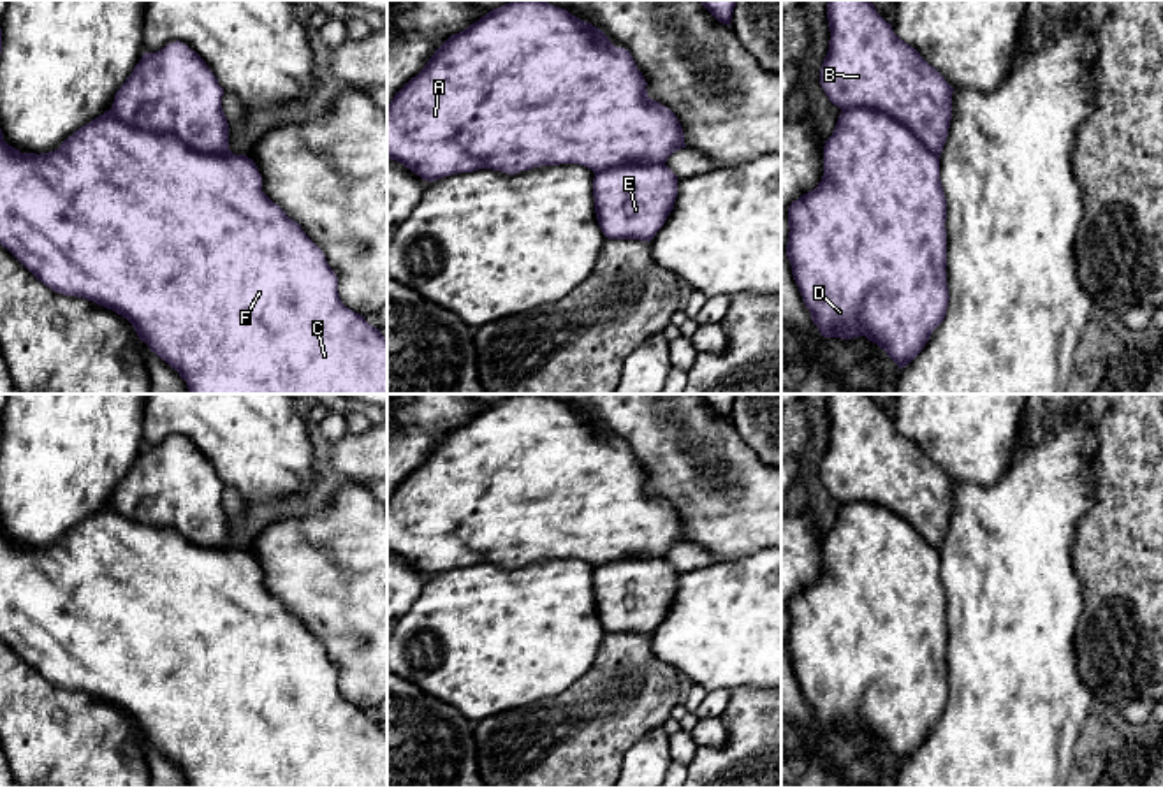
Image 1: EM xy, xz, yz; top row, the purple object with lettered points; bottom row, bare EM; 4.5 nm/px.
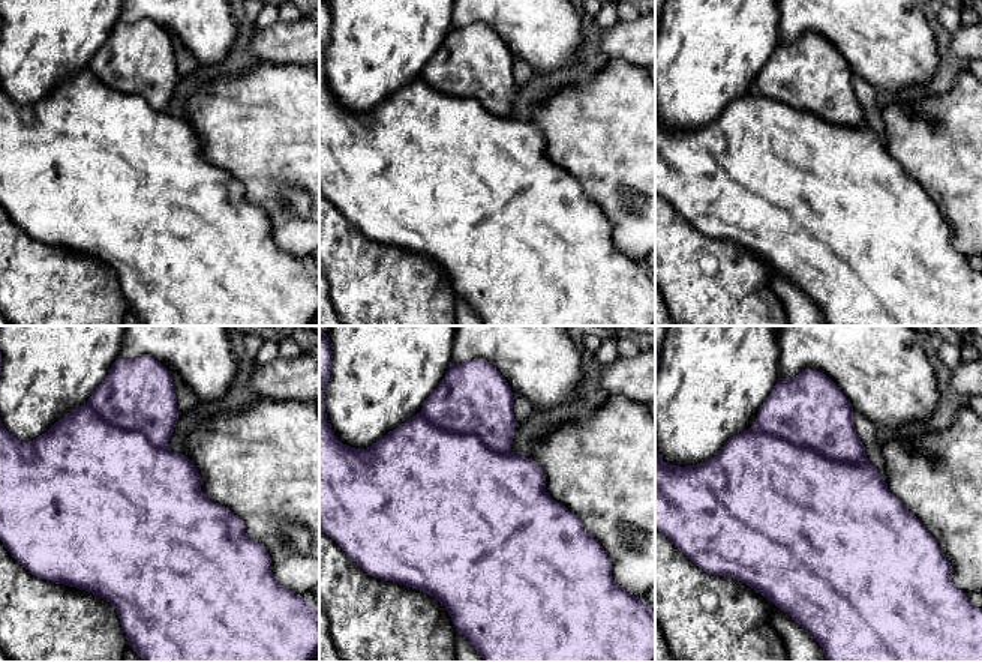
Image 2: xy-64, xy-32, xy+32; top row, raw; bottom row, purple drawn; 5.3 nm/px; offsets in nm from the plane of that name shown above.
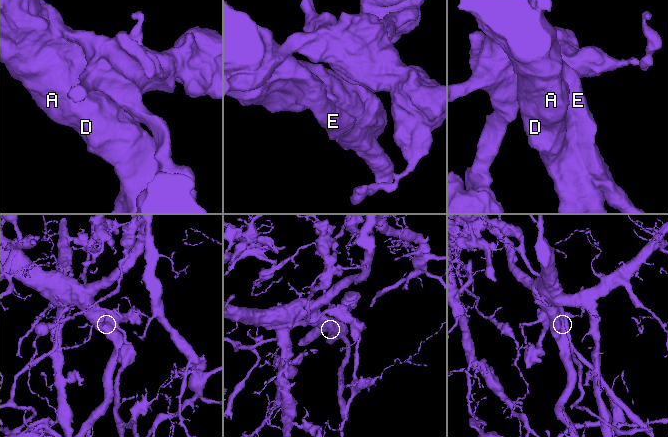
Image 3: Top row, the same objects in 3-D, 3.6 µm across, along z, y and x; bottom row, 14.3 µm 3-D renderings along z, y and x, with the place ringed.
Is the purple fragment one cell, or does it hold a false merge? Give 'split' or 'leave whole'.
leave whole

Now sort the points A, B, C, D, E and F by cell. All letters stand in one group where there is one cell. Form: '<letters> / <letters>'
A B C D E F

